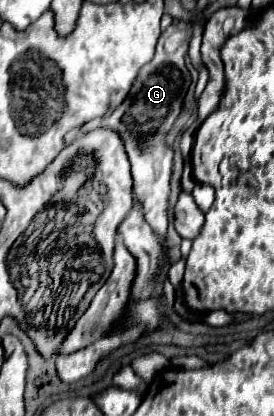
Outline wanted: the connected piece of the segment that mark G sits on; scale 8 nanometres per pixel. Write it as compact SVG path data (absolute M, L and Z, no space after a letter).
M183 23L171 25L167 31L163 31L157 41L155 57L141 69L127 99L113 111L109 119L93 119L87 125L87 129L107 127L121 133L131 163L133 199L141 203L145 221L159 233L165 233L169 225L169 181L173 171L173 149L165 143L165 139L177 123L183 107L183 97L191 85L191 75L185 67L189 41L191 27L183 29Z

